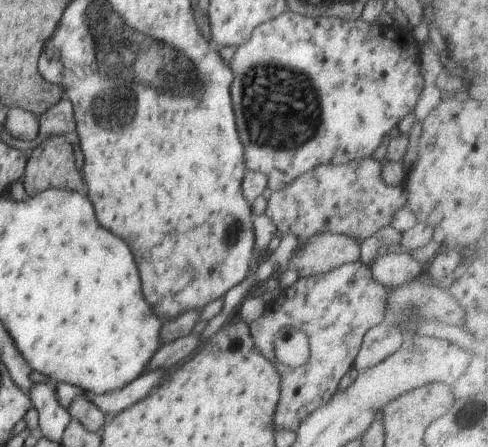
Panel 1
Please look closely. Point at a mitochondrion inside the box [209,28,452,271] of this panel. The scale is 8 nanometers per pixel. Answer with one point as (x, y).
(291, 120)

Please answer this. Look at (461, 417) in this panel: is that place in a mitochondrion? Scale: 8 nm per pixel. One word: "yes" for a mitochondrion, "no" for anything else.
yes

